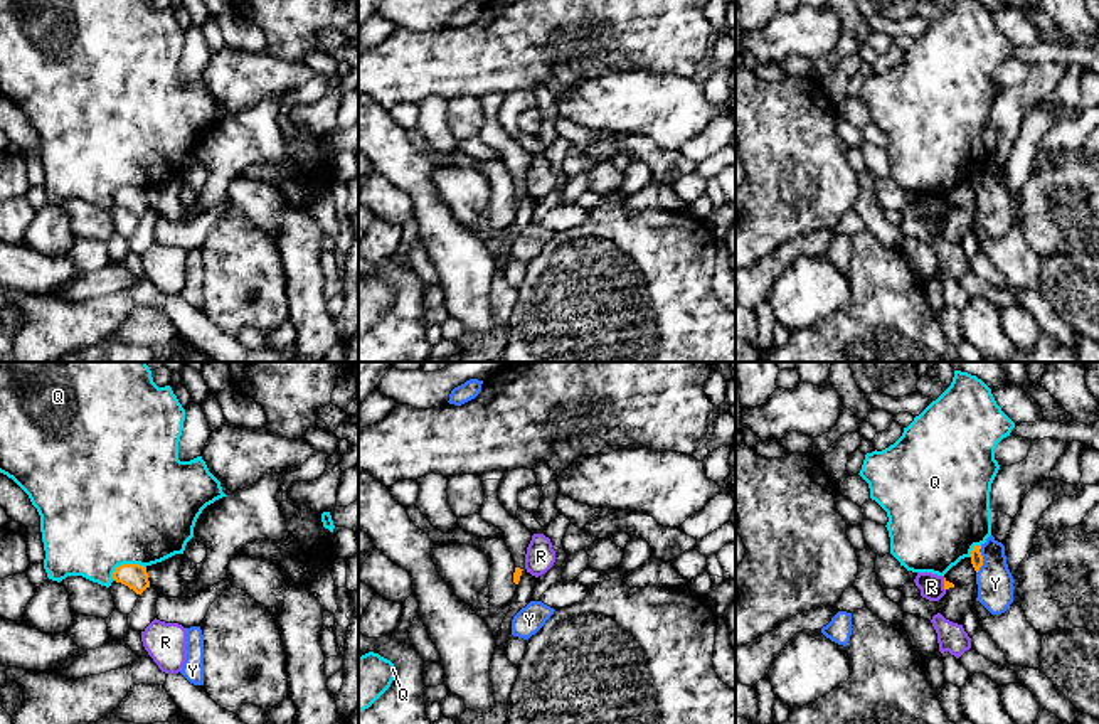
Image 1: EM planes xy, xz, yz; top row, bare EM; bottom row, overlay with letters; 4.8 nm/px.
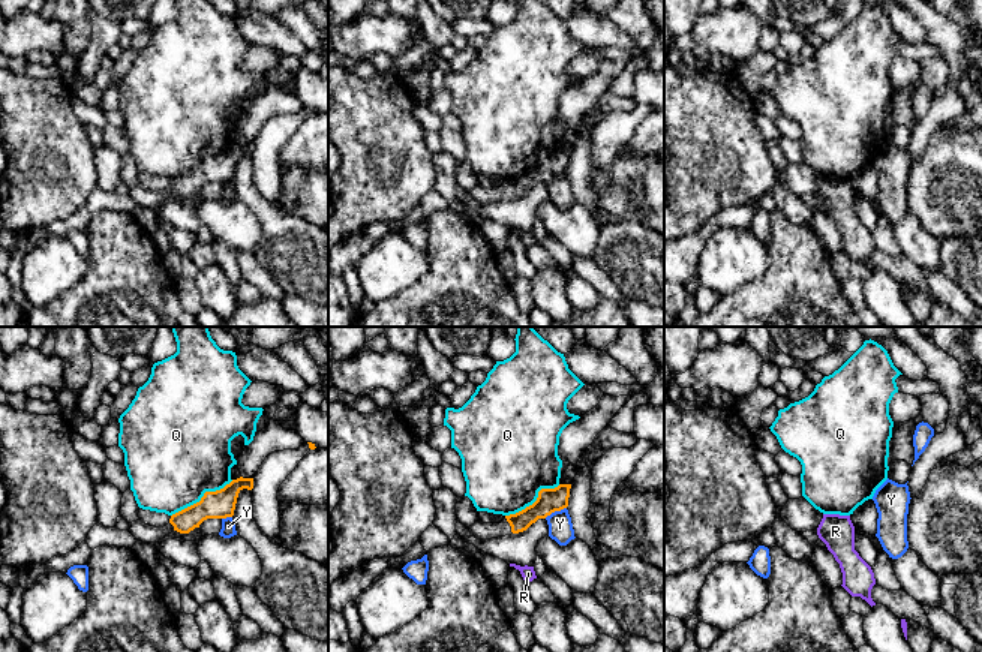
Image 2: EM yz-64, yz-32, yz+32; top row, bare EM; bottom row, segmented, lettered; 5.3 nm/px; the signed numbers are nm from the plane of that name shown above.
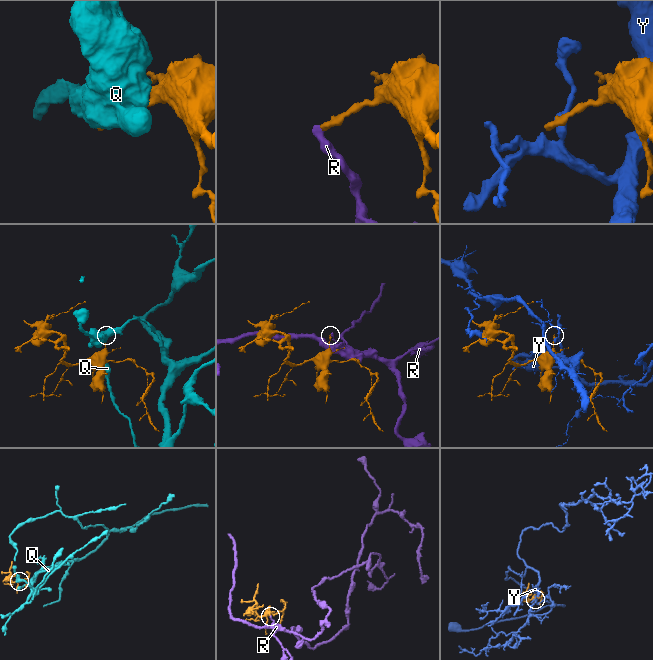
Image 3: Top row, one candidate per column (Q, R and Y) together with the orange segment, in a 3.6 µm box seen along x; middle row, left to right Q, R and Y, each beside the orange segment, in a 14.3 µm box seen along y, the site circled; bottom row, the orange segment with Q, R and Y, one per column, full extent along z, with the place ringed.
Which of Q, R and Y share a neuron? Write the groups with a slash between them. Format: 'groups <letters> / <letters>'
groups Q / R / Y

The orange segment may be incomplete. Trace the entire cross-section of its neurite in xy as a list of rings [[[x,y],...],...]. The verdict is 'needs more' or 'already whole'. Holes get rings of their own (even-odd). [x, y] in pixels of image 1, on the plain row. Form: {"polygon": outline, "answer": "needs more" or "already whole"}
{"polygon": [[[121,187],[114,192],[113,202],[141,217],[150,210],[146,190],[140,187]]], "answer": "already whole"}

